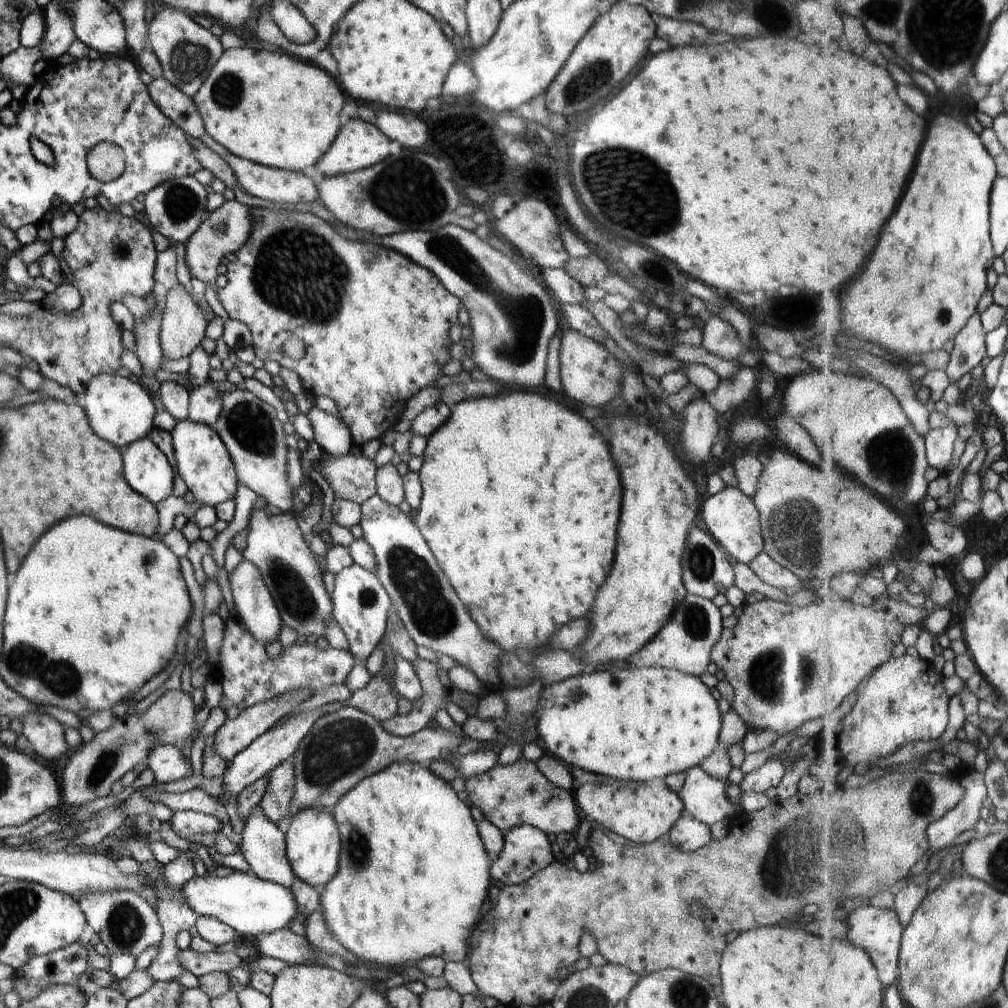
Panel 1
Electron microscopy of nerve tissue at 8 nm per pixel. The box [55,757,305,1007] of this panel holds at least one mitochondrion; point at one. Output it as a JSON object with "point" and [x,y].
{"point":[127,926]}

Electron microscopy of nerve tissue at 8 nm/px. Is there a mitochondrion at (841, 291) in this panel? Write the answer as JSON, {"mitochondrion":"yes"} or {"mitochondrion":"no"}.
{"mitochondrion":"no"}

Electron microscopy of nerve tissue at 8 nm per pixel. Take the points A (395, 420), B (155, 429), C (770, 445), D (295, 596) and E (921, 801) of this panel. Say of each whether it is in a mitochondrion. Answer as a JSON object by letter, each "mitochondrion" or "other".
{"A":"other","B":"other","C":"other","D":"mitochondrion","E":"mitochondrion"}

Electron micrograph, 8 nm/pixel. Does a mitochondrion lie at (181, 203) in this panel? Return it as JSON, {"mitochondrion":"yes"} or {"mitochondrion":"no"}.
{"mitochondrion":"yes"}

